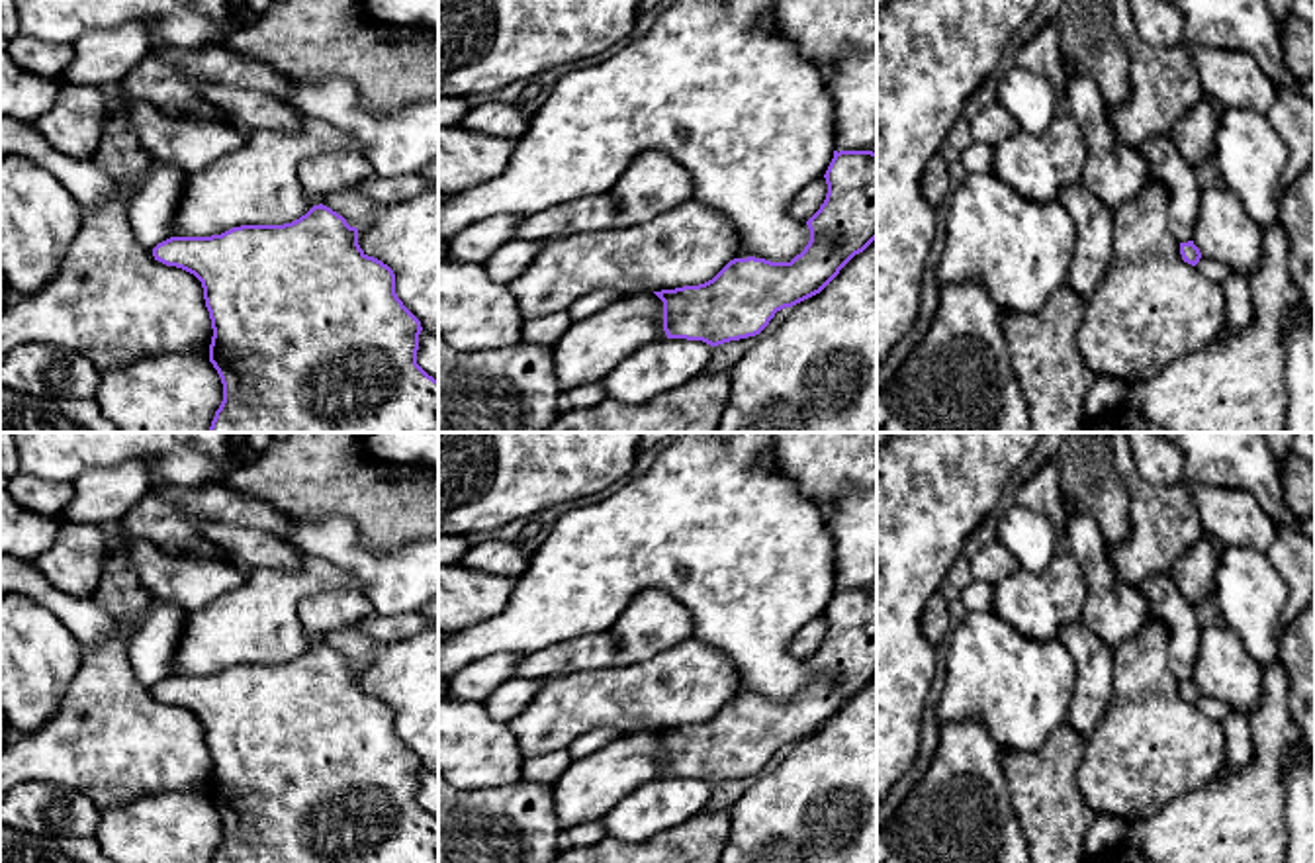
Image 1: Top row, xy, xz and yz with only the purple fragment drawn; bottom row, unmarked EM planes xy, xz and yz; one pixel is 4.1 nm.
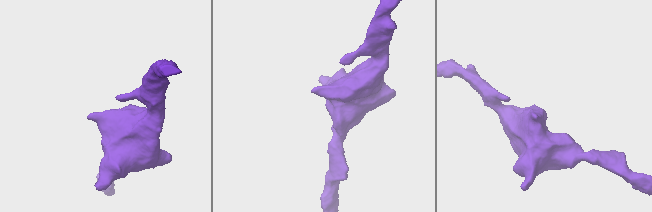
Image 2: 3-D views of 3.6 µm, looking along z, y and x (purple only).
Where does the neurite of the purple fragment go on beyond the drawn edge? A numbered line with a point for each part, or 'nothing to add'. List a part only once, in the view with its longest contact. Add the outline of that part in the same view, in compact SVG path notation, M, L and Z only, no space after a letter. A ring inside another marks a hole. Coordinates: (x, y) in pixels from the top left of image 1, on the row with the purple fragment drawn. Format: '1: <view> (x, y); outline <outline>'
nothing to add

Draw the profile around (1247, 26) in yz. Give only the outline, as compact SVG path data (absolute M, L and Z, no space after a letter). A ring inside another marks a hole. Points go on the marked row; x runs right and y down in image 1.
M1166 0L1184 20L1184 43L1250 55L1274 88L1297 86L1315 102L1315 80L1293 74L1266 0Z

